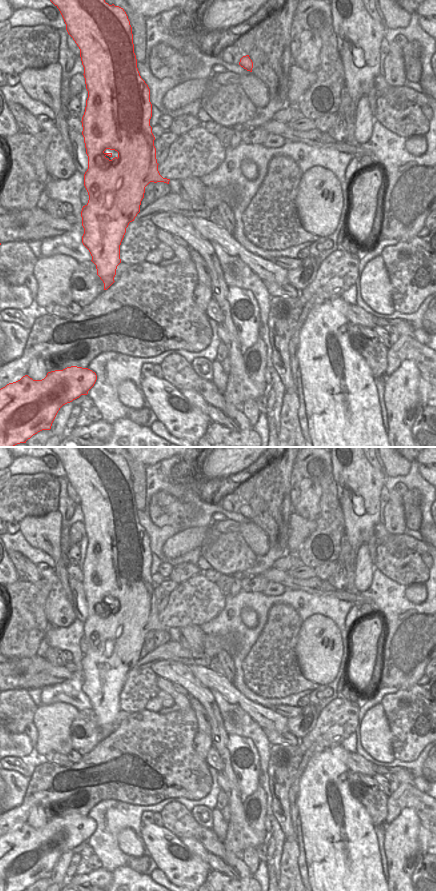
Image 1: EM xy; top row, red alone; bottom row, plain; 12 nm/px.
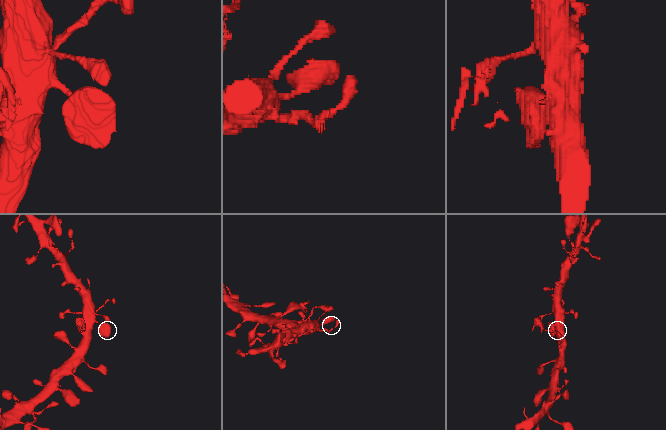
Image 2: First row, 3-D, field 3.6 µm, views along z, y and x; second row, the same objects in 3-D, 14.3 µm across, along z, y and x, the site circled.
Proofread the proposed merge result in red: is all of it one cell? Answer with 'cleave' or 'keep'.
keep

